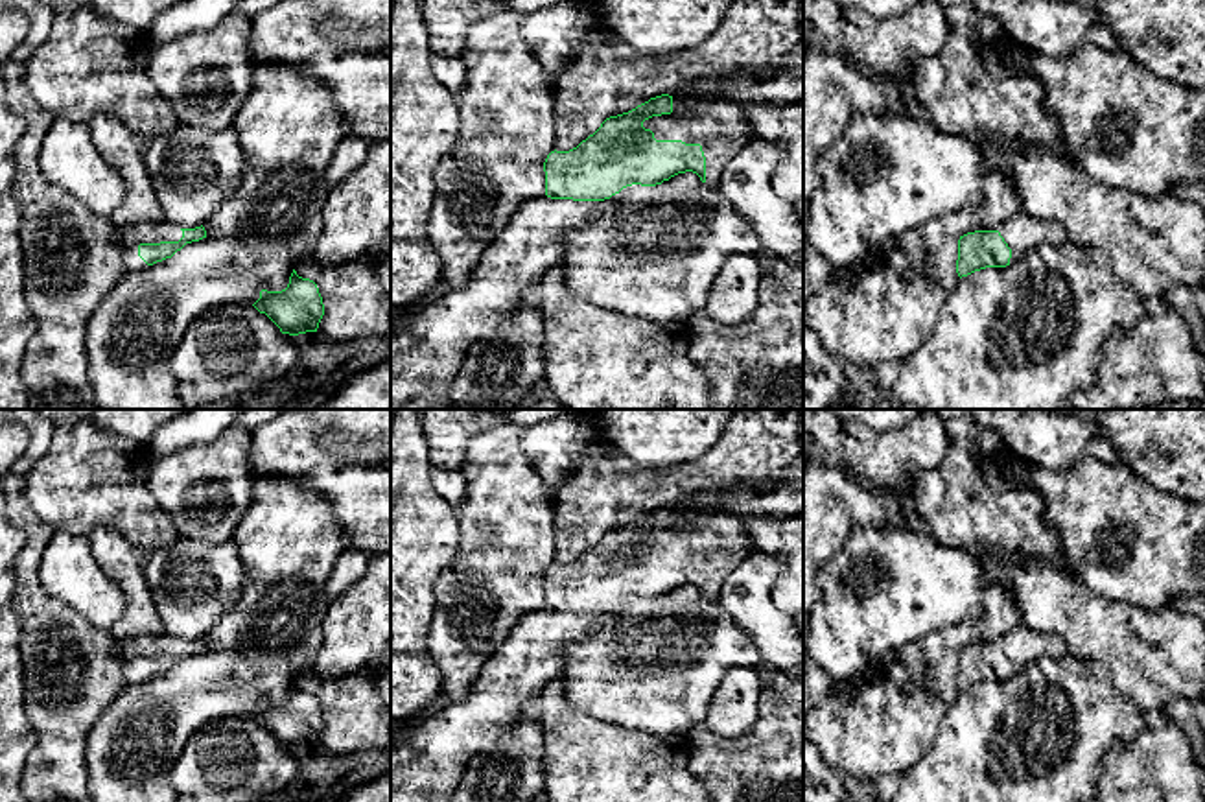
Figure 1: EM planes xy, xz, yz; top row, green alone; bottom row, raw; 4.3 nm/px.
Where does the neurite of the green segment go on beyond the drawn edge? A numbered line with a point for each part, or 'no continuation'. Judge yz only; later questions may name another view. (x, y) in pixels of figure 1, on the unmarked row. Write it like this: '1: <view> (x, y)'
1: yz (1023, 646)

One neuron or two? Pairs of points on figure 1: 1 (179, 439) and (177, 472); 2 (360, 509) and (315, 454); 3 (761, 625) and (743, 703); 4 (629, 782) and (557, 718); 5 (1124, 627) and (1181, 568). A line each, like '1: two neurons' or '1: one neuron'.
1: two neurons
2: one neuron
3: two neurons
4: one neuron
5: two neurons

